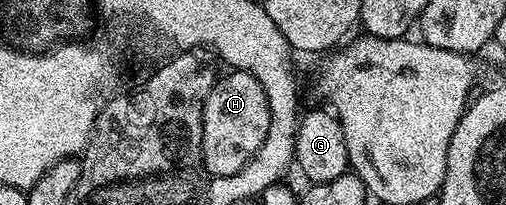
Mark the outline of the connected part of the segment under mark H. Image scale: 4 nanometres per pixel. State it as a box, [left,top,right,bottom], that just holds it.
[202,70,270,178]

